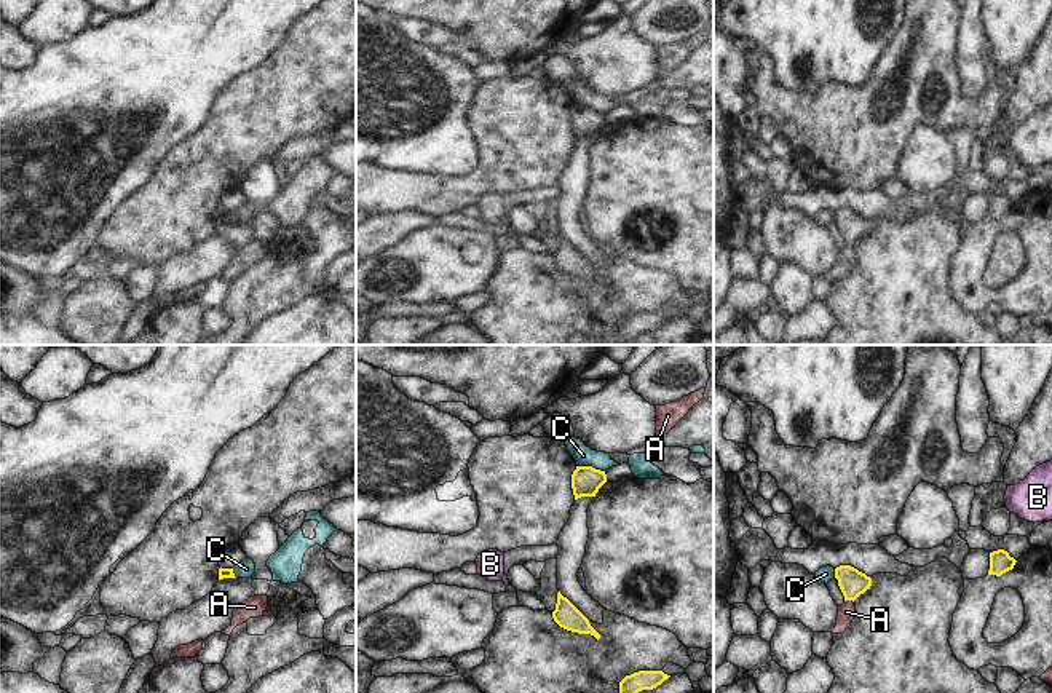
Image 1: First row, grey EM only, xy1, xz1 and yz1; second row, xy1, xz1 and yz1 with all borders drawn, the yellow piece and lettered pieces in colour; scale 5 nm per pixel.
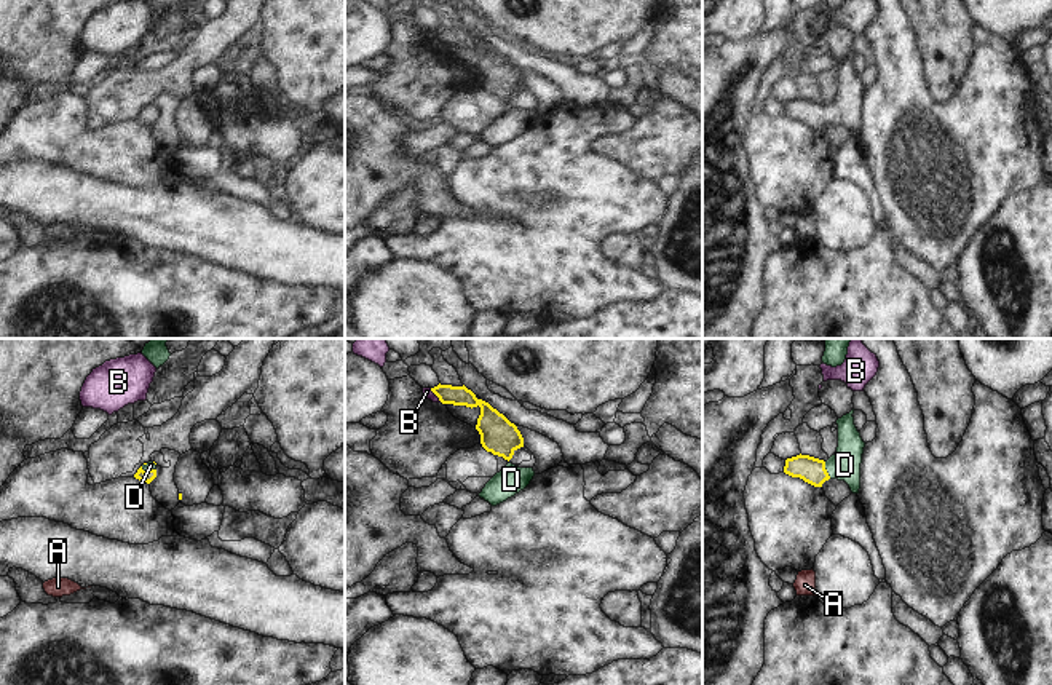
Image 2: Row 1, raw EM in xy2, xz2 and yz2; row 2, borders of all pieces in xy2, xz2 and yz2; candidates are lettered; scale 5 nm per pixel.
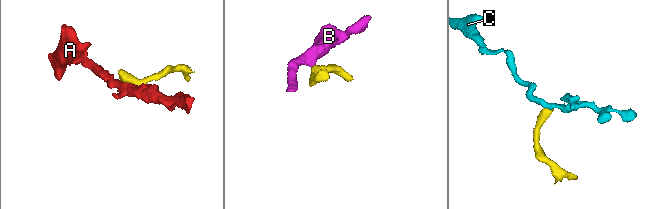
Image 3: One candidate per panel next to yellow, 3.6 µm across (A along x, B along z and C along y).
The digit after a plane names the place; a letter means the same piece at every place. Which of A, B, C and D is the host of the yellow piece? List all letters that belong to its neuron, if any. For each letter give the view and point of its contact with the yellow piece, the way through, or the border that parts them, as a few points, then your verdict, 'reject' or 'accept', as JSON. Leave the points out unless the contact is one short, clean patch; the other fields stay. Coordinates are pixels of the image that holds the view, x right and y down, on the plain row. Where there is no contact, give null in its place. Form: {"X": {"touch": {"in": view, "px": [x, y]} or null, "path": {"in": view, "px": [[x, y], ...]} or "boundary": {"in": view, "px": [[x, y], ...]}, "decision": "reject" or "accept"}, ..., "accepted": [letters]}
{"A": {"touch": {"in": "yz1", "px": [850, 241]}, "boundary": {"in": "yz1", "px": [[845, 241], [853, 245]]}, "decision": "reject"}, "B": {"touch": {"in": "xz2", "px": [435, 35]}, "boundary": {"in": "xz2", "px": [[430, 31], [441, 43]]}, "decision": "reject"}, "C": {"touch": {"in": "xz1", "px": [591, 109]}, "boundary": {"in": "xz1", "px": [[577, 107], [591, 107], [604, 114]]}, "decision": "reject"}, "D": {"touch": {"in": "yz2", "px": [826, 112]}, "path": {"in": "yz2", "px": [[811, 112], [826, 112], [845, 107]]}, "decision": "accept"}, "accepted": ["D"]}

